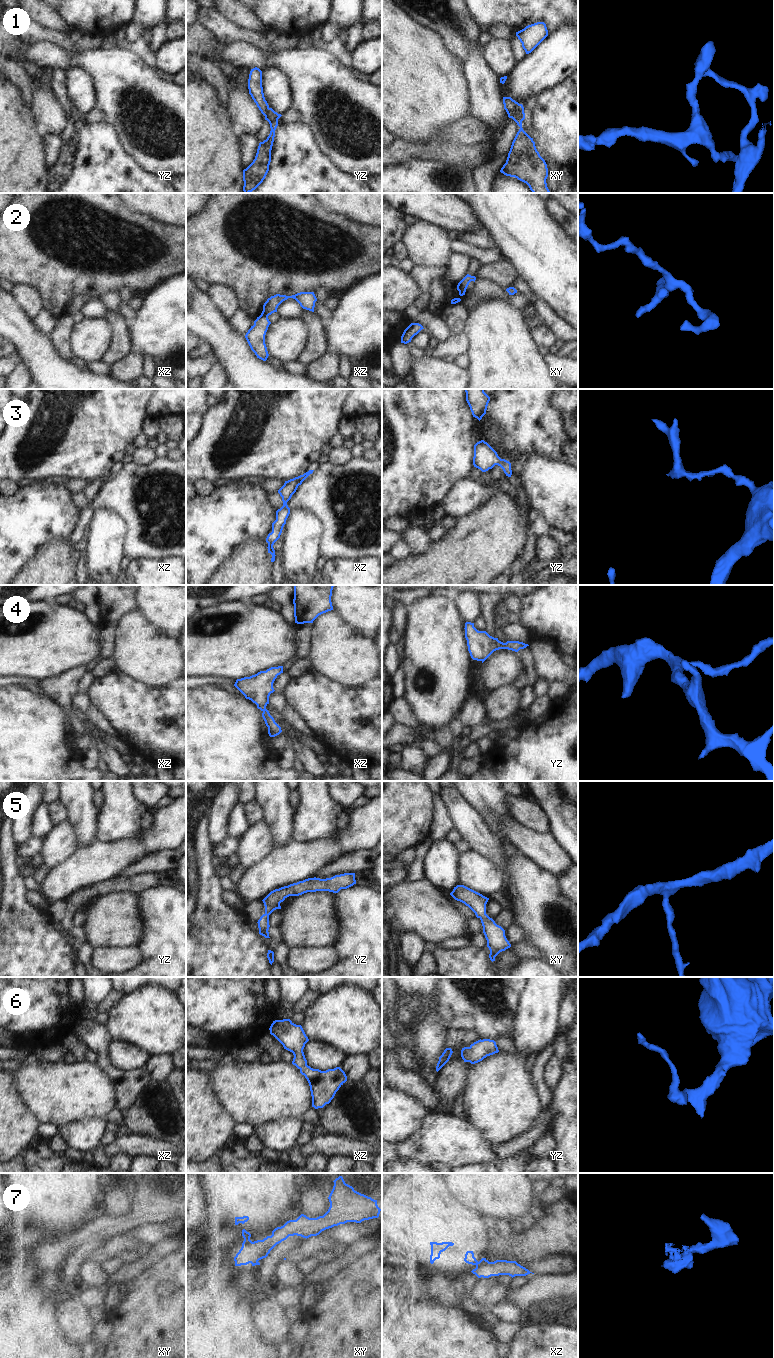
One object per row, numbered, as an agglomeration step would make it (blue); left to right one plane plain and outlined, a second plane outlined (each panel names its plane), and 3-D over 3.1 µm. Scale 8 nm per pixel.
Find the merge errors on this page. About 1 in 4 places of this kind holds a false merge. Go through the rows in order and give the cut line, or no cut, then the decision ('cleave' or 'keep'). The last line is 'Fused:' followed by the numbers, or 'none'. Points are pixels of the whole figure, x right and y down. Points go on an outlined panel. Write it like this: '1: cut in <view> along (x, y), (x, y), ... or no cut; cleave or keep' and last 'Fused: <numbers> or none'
1: cut in xy along (519, 104), (510, 117); cleave
2: cut in xz along (262, 312), (267, 316); cleave
3: no cut; keep
4: no cut; keep
5: no cut; keep
6: no cut; keep
7: no cut; keep
Fused: 1, 2

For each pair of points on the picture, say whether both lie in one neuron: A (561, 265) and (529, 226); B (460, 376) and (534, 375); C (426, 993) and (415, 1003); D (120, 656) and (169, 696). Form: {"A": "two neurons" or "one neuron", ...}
{"A": "one neuron", "B": "two neurons", "C": "two neurons", "D": "two neurons"}

